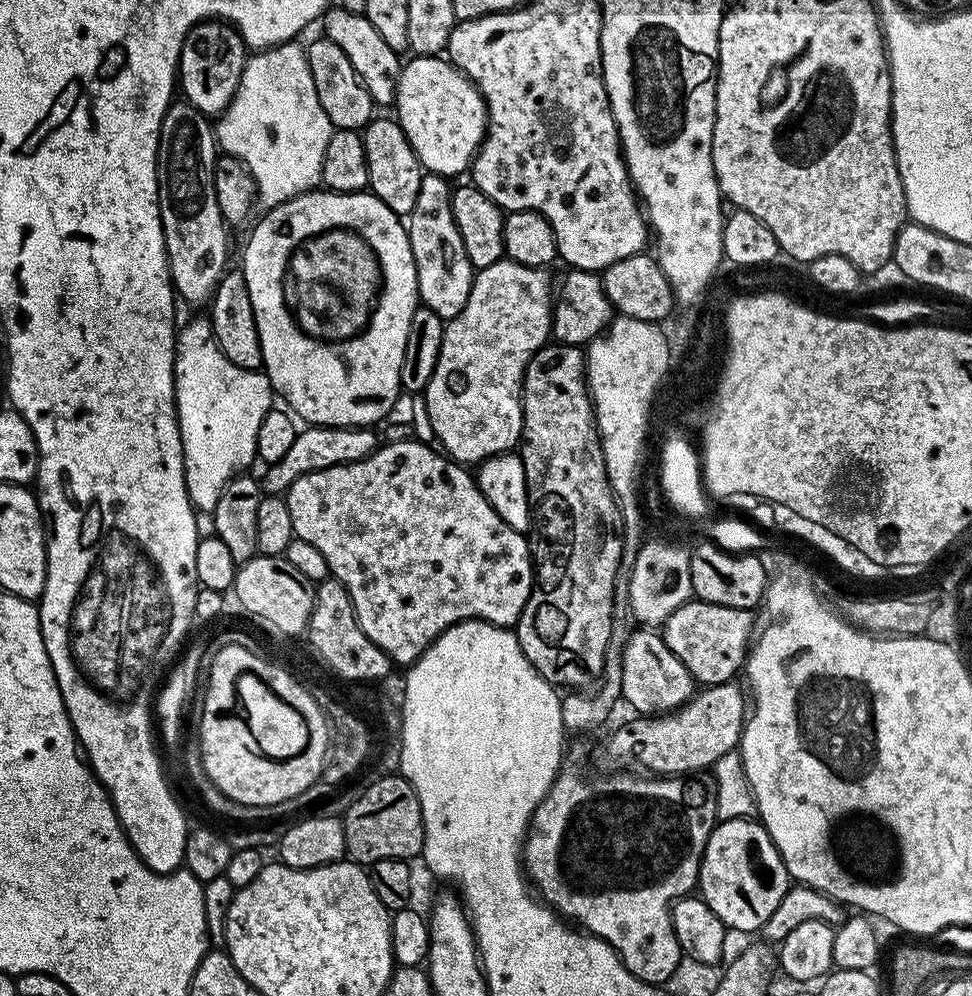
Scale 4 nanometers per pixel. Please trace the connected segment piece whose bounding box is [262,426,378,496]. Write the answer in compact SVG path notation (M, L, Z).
M304 426L299 429L290 445L290 451L278 462L267 465L263 469L262 488L267 495L278 496L287 493L288 488L302 474L310 474L314 470L326 470L335 464L353 464L372 455L378 447L378 441L371 427L366 428L321 428Z

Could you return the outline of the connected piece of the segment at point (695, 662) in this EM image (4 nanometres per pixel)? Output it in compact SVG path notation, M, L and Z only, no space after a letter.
M695 598L683 604L670 618L662 625L662 635L666 646L686 666L686 670L692 675L693 681L697 685L707 686L710 684L727 684L733 679L732 676L741 671L744 661L748 659L748 649L754 639L754 628L752 632L753 613L746 608L731 608L730 606L718 606L717 604L707 604L704 600Z

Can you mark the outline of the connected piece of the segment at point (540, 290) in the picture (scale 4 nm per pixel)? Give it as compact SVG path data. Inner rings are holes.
M507 258L481 268L473 275L470 298L466 298L462 314L444 325L438 366L434 366L434 374L422 399L430 414L433 437L437 441L440 439L439 447L457 464L479 466L491 456L511 453L521 443L524 371L533 354L549 343L552 334L554 280L552 284L548 274L543 268L522 266Z

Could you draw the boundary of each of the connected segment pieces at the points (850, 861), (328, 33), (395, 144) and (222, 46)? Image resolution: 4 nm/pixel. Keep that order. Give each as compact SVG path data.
M864 808L840 812L840 816L828 820L828 852L824 852L824 856L832 856L836 868L840 868L848 880L856 880L856 884L876 884L876 888L880 888L880 884L896 884L896 880L900 880L900 868L904 868L900 832L896 832L888 820L880 820L876 812L864 812Z
M333 6L324 13L323 24L323 35L334 42L334 46L339 46L346 58L350 58L350 66L354 66L358 78L366 86L373 105L391 105L396 99L396 87L402 67L401 53L390 50L390 46L386 46L386 42L379 36L378 30L374 30L374 26L370 26L368 19L361 13Z
M374 118L362 130L366 146L366 162L368 163L368 188L373 196L377 196L390 210L401 218L407 218L414 210L414 202L418 198L418 186L422 186L425 171L420 166L419 158L414 154L406 134L395 119L380 120Z
M201 20L186 34L180 51L178 88L183 99L209 118L223 114L230 106L240 85L246 45L240 33L231 24L222 20Z

